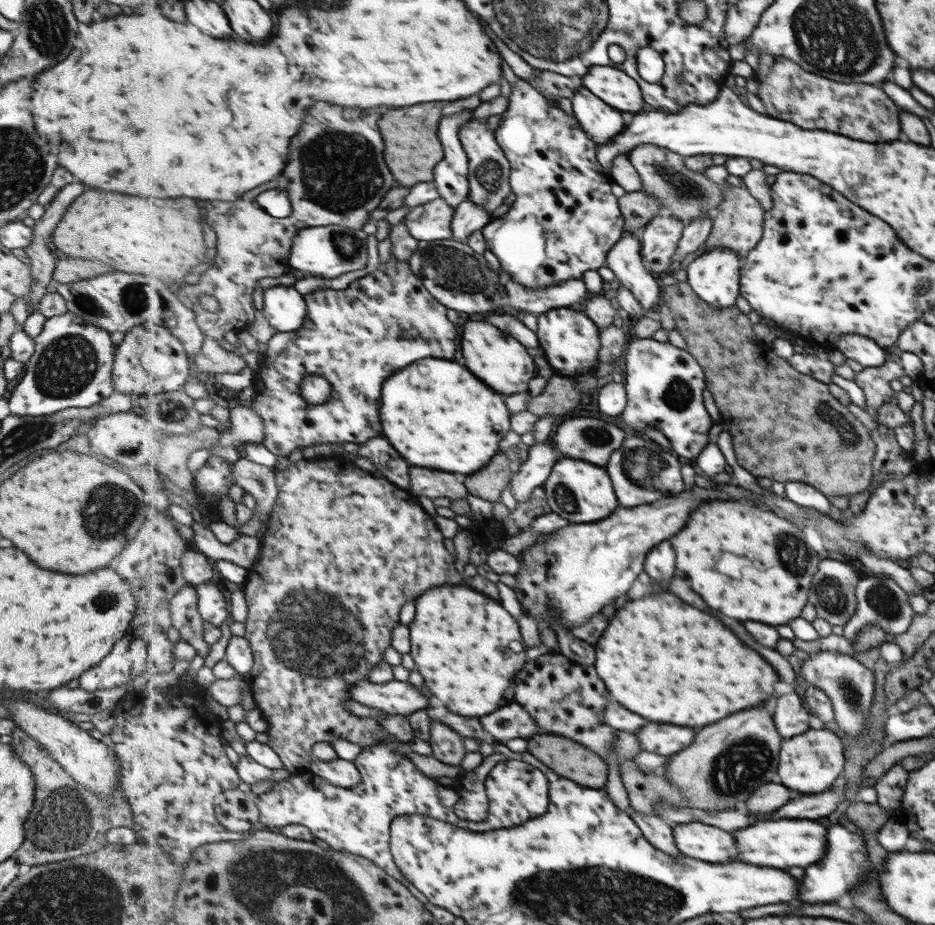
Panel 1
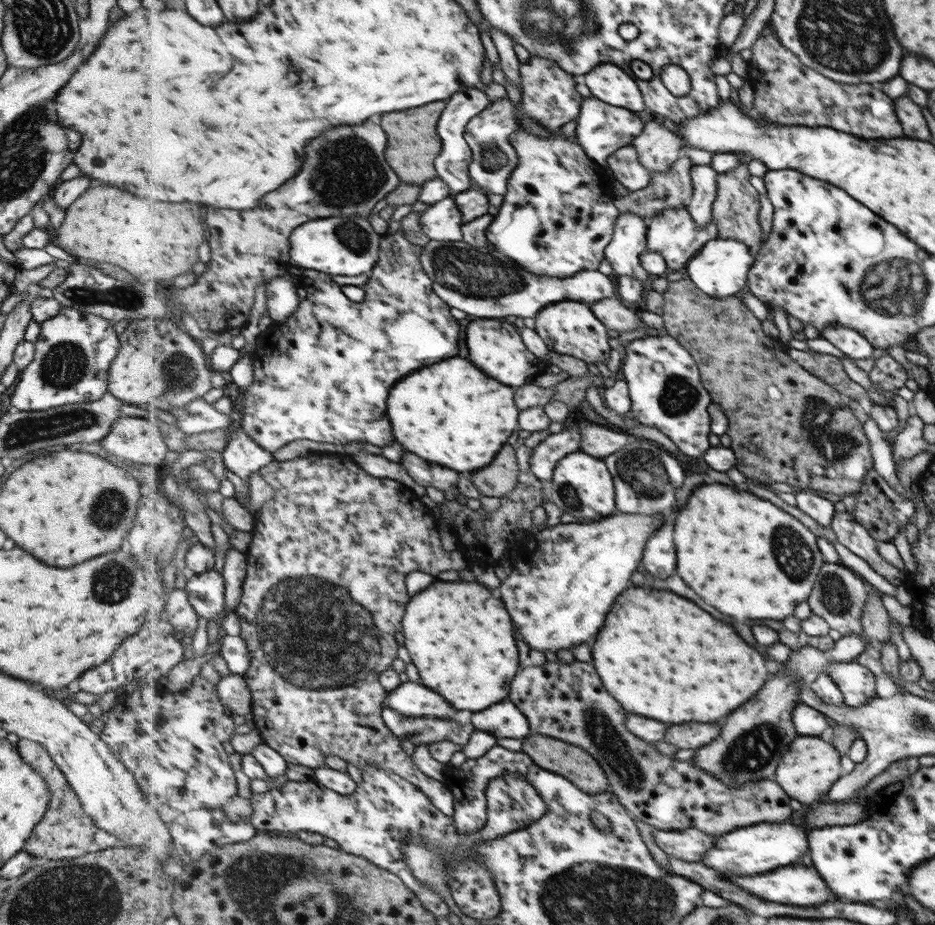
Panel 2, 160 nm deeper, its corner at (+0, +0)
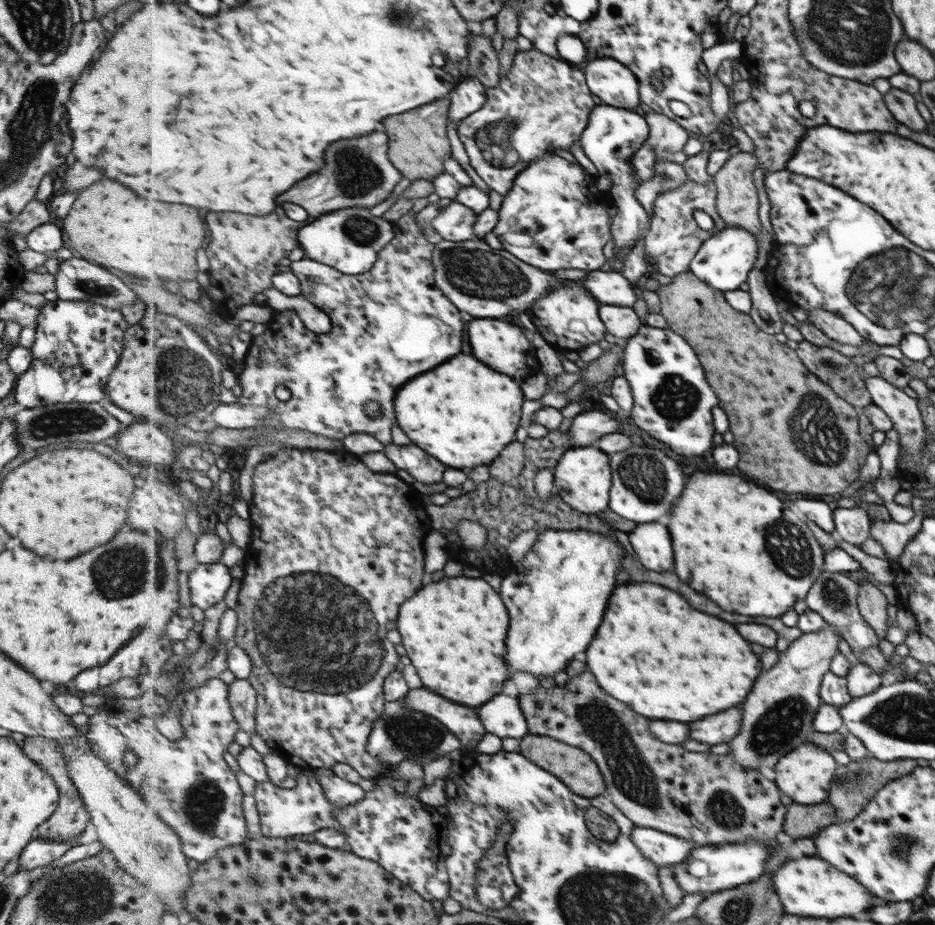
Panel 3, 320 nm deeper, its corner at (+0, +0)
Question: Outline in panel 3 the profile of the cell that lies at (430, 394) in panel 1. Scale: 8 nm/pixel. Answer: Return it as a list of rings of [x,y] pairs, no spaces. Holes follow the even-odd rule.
[[[459,354],[455,360],[441,364],[437,370],[425,372],[411,380],[401,392],[399,400],[395,400],[395,408],[399,412],[399,424],[405,428],[407,436],[413,444],[421,446],[429,454],[443,460],[447,466],[464,469],[481,464],[489,466],[502,454],[511,443],[517,440],[517,430],[523,418],[523,402],[526,396],[520,387],[520,381],[514,376],[501,374],[471,354]]]

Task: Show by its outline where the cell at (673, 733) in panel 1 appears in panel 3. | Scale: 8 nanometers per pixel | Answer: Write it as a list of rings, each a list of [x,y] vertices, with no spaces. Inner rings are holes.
[[[741,708],[707,716],[705,720],[691,724],[691,738],[709,746],[729,743],[741,732],[743,717]]]

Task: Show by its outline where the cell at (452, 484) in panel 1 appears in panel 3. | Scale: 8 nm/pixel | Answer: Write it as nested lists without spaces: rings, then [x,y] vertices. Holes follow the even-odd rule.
[[[399,444],[386,445],[383,449],[383,454],[387,454],[389,460],[393,460],[399,468],[407,470],[411,477],[415,478],[417,482],[422,483],[416,484],[420,488],[425,484],[425,486],[429,486],[429,488],[425,489],[430,489],[431,484],[437,484],[439,486],[439,482],[443,482],[443,474],[447,470],[447,466],[443,462],[439,462],[435,456],[431,456],[425,450],[421,450],[419,446],[413,446],[413,444],[411,446],[399,446]]]

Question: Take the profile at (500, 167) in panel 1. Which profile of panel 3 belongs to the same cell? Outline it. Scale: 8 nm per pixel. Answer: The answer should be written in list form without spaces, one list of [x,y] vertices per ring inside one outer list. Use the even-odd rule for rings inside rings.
[[[539,49],[518,51],[506,74],[501,75],[501,84],[497,88],[488,88],[485,106],[467,117],[457,129],[458,136],[469,156],[472,168],[479,174],[487,187],[501,196],[511,193],[515,179],[532,162],[546,154],[554,154],[558,148],[569,150],[575,142],[581,142],[582,135],[590,124],[591,113],[599,104],[587,85],[584,70],[559,56],[543,54]]]

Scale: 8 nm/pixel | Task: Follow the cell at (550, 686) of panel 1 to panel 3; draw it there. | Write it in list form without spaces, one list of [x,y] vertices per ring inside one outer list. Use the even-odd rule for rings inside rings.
[[[585,668],[581,675],[571,678],[571,681],[567,684],[558,684],[555,688],[540,686],[535,694],[520,694],[519,692],[517,698],[520,700],[521,708],[530,724],[531,735],[550,736],[571,746],[582,748],[594,757],[595,762],[600,766],[605,776],[608,788],[607,795],[611,797],[615,806],[619,808],[619,811],[622,811],[625,817],[630,818],[637,827],[659,829],[661,832],[671,833],[673,836],[680,836],[681,838],[692,840],[699,847],[709,844],[739,844],[740,842],[746,842],[750,838],[777,844],[777,834],[784,831],[784,822],[788,807],[781,802],[781,789],[775,780],[767,780],[758,769],[744,767],[742,764],[739,764],[739,761],[735,760],[733,755],[711,754],[709,750],[706,753],[689,752],[683,746],[667,744],[665,741],[659,740],[659,737],[656,737],[654,732],[649,730],[651,720],[645,718],[645,716],[639,716],[637,712],[633,712],[621,700],[617,700],[614,696],[609,696],[607,691],[599,684],[599,681],[595,680],[595,674],[589,668]]]

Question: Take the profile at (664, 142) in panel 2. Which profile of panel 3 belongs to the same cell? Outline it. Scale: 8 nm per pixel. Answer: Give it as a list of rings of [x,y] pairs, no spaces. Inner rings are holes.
[[[650,111],[644,116],[650,125],[650,138],[646,144],[655,148],[658,160],[685,164],[690,156],[683,152],[683,148],[691,138],[690,132],[663,113]]]

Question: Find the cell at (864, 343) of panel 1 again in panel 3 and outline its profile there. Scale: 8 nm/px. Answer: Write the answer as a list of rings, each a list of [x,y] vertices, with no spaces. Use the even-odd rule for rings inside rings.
[[[811,309],[807,315],[809,316],[809,322],[833,341],[850,344],[851,346],[860,346],[862,342],[865,342],[851,324],[835,313],[825,309]]]

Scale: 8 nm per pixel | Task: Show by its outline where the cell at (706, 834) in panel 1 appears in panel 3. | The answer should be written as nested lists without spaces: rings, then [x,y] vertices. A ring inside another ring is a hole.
[[[636,826],[632,839],[641,852],[657,866],[684,863],[690,857],[691,851],[698,846],[692,840],[649,827]]]

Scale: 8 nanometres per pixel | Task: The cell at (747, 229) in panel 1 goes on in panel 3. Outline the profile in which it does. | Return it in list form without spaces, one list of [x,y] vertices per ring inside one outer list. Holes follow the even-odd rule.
[[[738,152],[730,156],[727,164],[713,176],[713,179],[718,188],[718,211],[728,226],[747,229],[760,237],[765,231],[759,220],[759,194],[753,182],[753,172],[757,170],[758,164],[758,157],[755,154]]]

